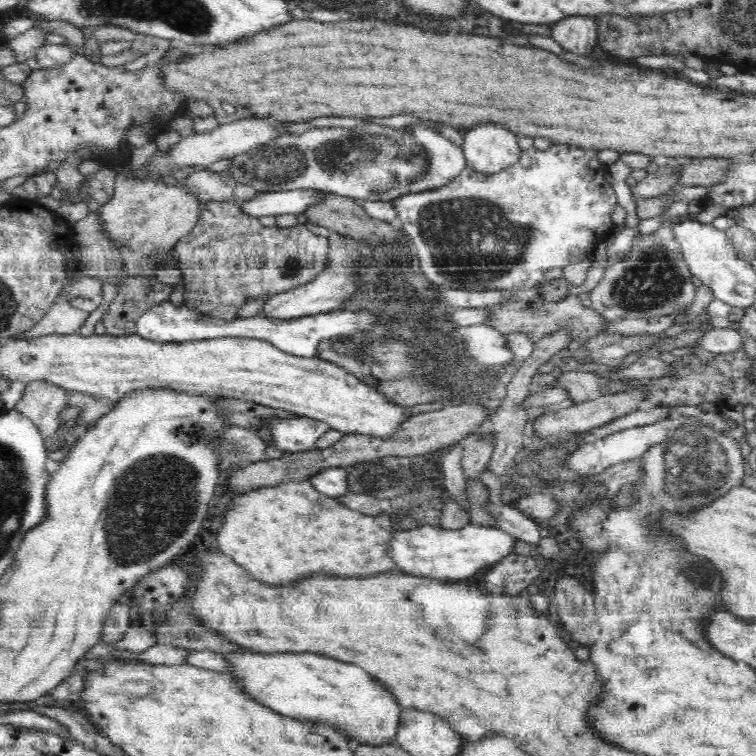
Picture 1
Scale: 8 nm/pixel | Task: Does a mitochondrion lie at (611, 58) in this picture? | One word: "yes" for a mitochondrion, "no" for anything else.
no

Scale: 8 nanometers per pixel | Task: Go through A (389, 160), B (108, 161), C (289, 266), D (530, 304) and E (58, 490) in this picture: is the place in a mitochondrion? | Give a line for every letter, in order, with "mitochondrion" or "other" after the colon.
A: mitochondrion
B: other
C: mitochondrion
D: other
E: other

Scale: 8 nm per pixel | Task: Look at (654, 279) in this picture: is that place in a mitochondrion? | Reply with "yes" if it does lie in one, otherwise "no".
yes

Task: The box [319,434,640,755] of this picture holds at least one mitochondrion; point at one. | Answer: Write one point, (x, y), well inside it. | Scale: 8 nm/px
(375, 477)

